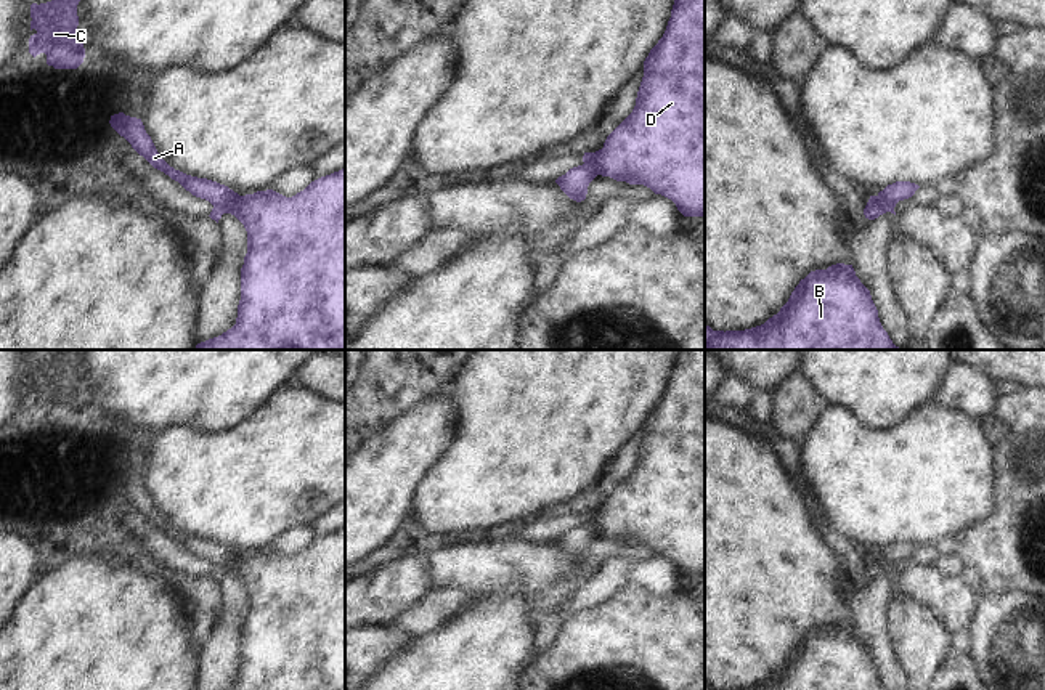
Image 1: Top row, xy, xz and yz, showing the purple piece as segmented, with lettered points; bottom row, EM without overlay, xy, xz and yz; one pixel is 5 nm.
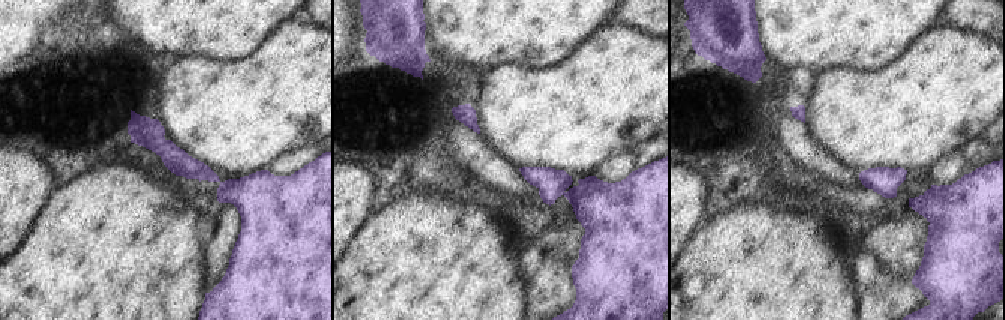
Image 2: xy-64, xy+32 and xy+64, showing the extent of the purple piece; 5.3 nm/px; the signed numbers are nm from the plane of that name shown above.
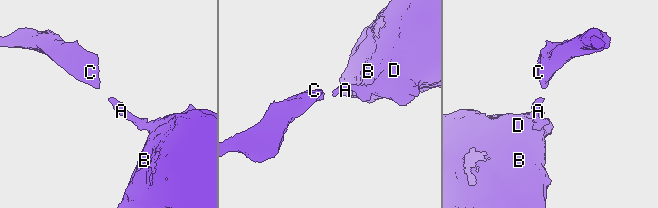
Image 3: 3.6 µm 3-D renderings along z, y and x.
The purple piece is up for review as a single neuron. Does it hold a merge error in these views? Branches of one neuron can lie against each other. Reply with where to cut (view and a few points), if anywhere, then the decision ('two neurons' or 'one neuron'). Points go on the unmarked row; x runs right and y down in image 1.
cut xy (238, 554), (223, 572); two neurons

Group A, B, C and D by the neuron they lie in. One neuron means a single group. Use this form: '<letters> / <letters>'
A C / B D

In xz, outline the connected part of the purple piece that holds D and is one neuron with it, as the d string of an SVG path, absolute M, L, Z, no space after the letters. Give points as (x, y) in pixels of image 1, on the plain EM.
M679 350L666 390L644 420L632 472L607 496L602 509L584 512L583 522L597 534L644 544L671 558L684 576L705 576L705 350Z

